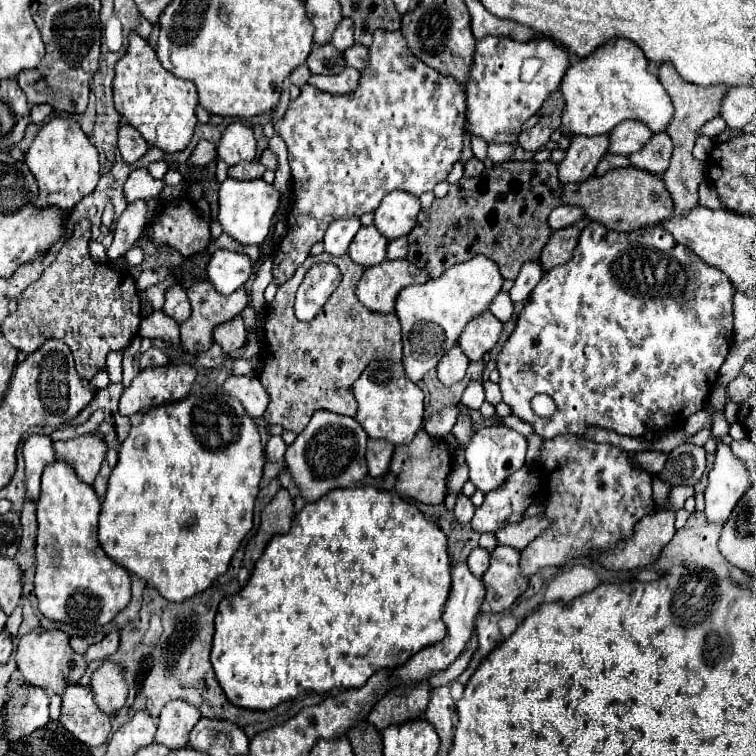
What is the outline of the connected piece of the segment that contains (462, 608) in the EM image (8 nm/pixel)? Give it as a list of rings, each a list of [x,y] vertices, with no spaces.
[[[458,562],[458,564],[452,564],[452,586],[450,586],[450,594],[448,594],[448,600],[446,600],[446,606],[444,606],[444,624],[448,626],[448,634],[444,636],[444,640],[420,650],[418,654],[414,654],[404,666],[398,666],[394,670],[396,682],[400,682],[400,686],[406,686],[406,684],[414,684],[414,682],[420,682],[424,676],[430,676],[430,674],[436,674],[438,670],[444,670],[446,666],[450,666],[458,654],[466,648],[470,636],[472,636],[472,630],[474,630],[474,620],[480,612],[480,606],[484,602],[484,584],[480,578],[476,578],[468,564],[466,562]]]

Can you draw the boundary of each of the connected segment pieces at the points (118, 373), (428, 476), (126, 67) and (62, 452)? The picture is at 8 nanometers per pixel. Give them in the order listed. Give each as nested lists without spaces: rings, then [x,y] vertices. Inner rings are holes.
[[[112,351],[108,354],[106,362],[106,372],[110,376],[110,382],[120,382],[122,380],[122,352]]]
[[[422,428],[410,444],[394,448],[390,472],[398,478],[396,482],[398,494],[414,498],[422,504],[442,504],[446,498],[446,478],[452,472],[452,454],[440,440],[428,436],[426,430]]]
[[[130,32],[128,50],[116,64],[114,76],[114,106],[118,114],[124,116],[126,122],[136,128],[150,146],[164,152],[180,152],[192,138],[196,126],[196,104],[196,86],[192,86],[192,82],[174,78],[168,70],[164,70],[154,48],[148,46],[142,36]]]
[[[84,434],[72,440],[54,442],[54,450],[60,460],[64,460],[68,466],[74,468],[76,476],[82,482],[92,484],[108,452],[108,446],[102,438],[96,438],[94,434]]]

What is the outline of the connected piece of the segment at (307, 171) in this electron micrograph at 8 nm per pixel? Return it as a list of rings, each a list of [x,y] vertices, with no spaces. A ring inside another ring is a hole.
[[[376,30],[368,50],[368,62],[360,72],[360,82],[354,92],[344,96],[328,94],[304,84],[300,96],[288,104],[284,118],[274,124],[276,134],[288,148],[294,192],[294,204],[288,214],[288,232],[274,254],[272,274],[280,284],[292,278],[296,268],[308,258],[310,246],[324,238],[324,232],[332,220],[360,218],[366,212],[374,212],[382,198],[392,190],[402,190],[414,194],[416,198],[424,192],[432,192],[436,184],[446,180],[452,164],[460,160],[466,122],[462,86],[454,78],[436,74],[436,70],[424,66],[424,62],[408,50],[400,30]]]

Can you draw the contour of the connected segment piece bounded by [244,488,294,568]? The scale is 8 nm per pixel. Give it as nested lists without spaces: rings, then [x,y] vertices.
[[[280,488],[272,502],[260,514],[260,528],[256,536],[244,548],[244,566],[254,568],[256,560],[262,556],[264,546],[274,534],[284,534],[290,530],[290,522],[294,516],[294,502],[286,488]]]

